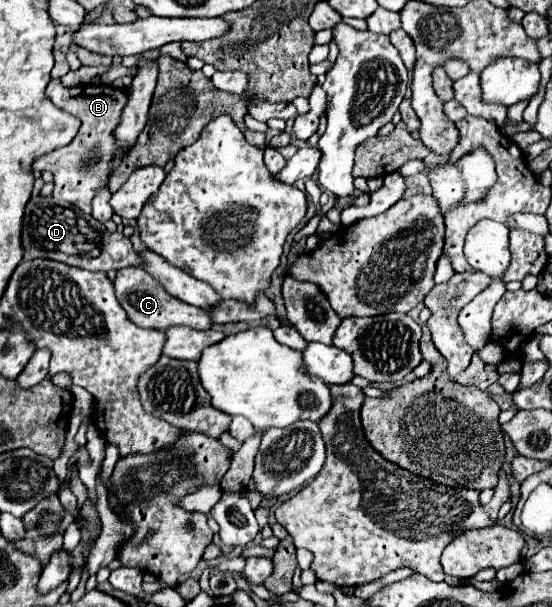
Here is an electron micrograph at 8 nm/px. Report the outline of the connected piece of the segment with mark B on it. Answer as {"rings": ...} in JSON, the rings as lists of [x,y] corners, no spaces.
{"rings":[[[53,78],[47,86],[47,96],[61,110],[75,114],[81,120],[81,128],[69,146],[37,158],[33,164],[33,170],[53,172],[55,176],[53,196],[69,204],[75,204],[85,214],[91,214],[91,200],[101,188],[105,188],[109,174],[111,174],[109,164],[111,164],[111,154],[115,154],[115,134],[113,132],[115,132],[115,126],[119,124],[123,106],[127,104],[127,92],[104,85],[87,86],[85,84],[85,86],[65,88],[59,78]]]}

